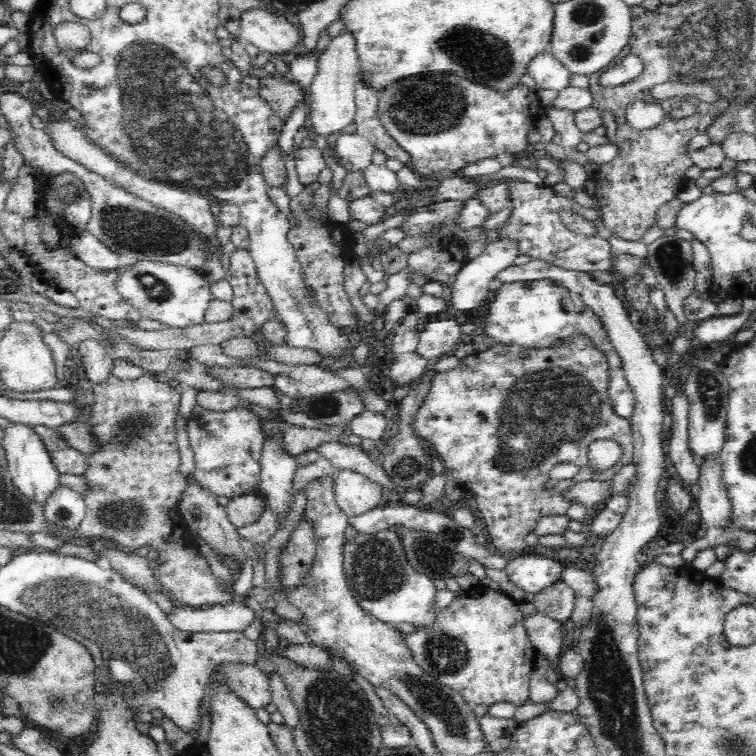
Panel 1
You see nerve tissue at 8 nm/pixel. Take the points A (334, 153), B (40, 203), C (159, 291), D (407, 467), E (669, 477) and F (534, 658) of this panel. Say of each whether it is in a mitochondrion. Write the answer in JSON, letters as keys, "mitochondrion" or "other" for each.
{"A":"other","B":"other","C":"mitochondrion","D":"mitochondrion","E":"other","F":"other"}

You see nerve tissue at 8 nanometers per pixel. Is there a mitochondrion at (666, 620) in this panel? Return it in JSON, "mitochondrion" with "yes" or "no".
{"mitochondrion":"no"}

